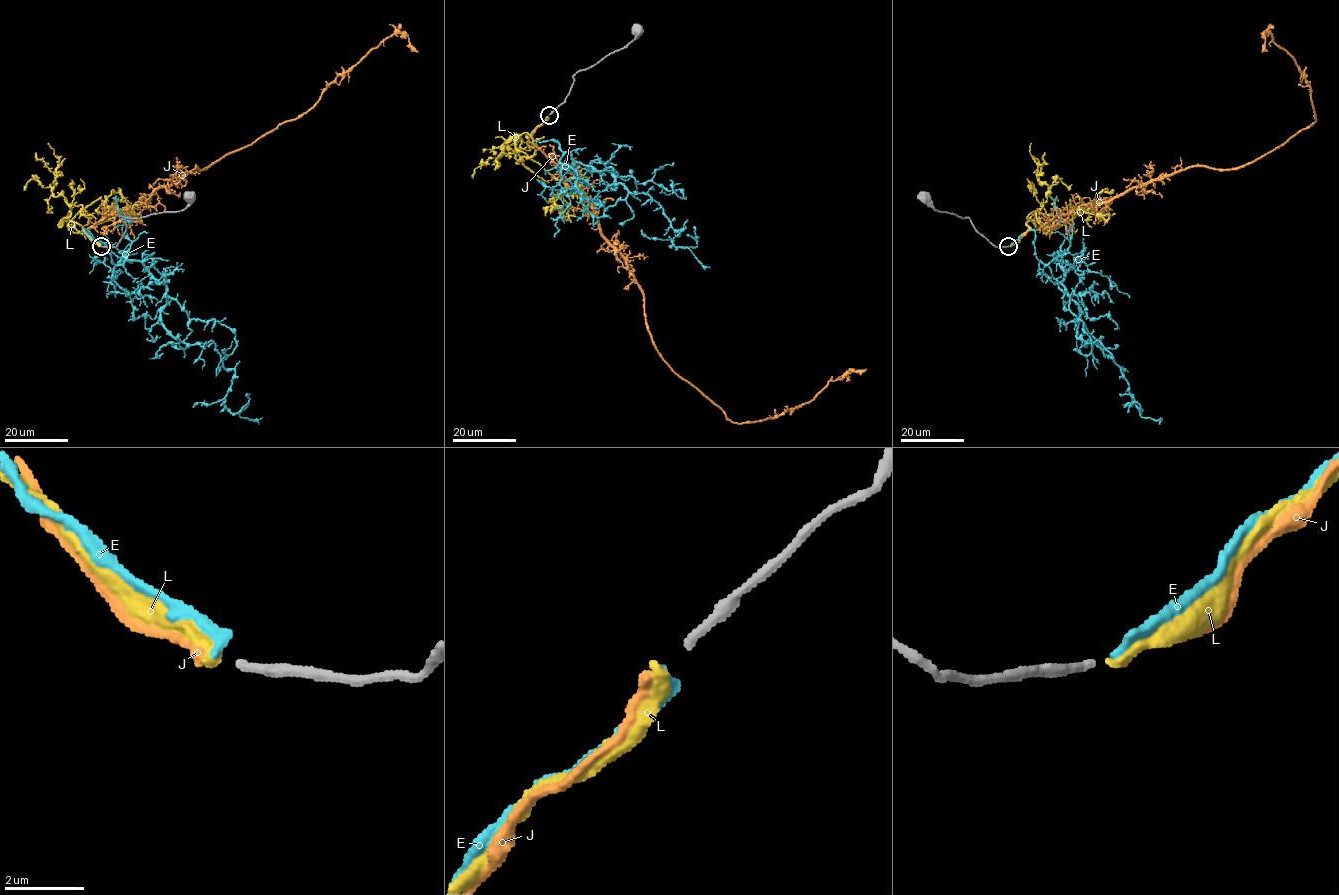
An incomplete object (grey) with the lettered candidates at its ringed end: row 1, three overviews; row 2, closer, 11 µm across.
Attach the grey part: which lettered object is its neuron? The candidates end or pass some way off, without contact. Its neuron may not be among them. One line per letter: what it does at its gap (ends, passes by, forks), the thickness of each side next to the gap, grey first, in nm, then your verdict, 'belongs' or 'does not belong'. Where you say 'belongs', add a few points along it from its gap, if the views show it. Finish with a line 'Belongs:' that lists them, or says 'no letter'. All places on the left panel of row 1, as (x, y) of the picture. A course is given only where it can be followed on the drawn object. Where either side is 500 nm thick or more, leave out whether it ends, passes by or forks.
E: it ends; calibres 220 and 280 nm; belongs; course (99, 246), (83, 230), (164, 284), (173, 336), (215, 343), (235, 371), (231, 413), (246, 393)
J: it ends; calibres 220 and 280 nm; does not belong
L: it ends; calibres 220 and 400 nm; does not belong
Belongs: E

